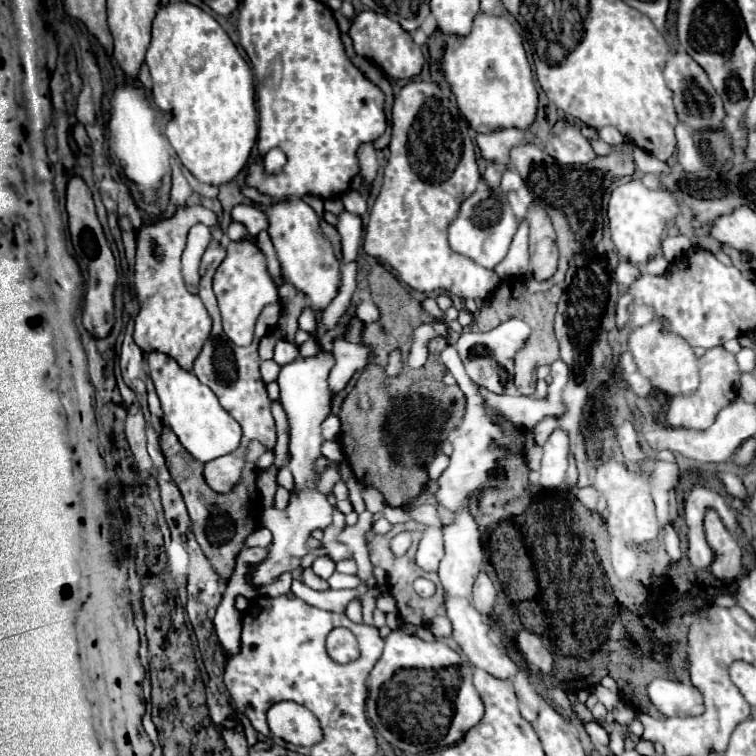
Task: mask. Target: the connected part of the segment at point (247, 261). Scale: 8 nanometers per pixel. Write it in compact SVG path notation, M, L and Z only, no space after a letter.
M251 241L227 243L227 257L215 271L213 291L217 295L217 303L223 317L223 331L235 345L249 345L253 341L253 327L261 313L261 309L269 303L277 303L277 285L269 277L265 255Z

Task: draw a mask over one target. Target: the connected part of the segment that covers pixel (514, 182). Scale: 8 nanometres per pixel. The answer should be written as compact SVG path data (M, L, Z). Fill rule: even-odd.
M507 169L507 171L503 173L501 189L503 189L505 193L507 193L507 191L517 191L521 185L523 185L523 181L521 181L521 175L519 175L517 171L513 171L513 169Z

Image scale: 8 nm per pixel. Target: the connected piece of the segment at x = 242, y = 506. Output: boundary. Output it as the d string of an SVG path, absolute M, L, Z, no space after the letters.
M163 425L161 429L161 437L159 437L159 447L165 455L169 473L175 481L175 485L179 487L183 501L187 505L191 523L193 523L193 533L197 537L197 543L201 545L203 553L207 555L207 559L211 561L211 565L215 567L215 571L227 579L235 567L235 555L239 553L239 549L243 547L245 539L257 529L257 519L255 519L255 477L257 477L257 459L265 453L265 447L259 441L253 441L247 449L247 469L243 479L239 481L239 485L227 493L215 493L203 479L203 463L197 461L175 437L175 433L171 431L169 425Z

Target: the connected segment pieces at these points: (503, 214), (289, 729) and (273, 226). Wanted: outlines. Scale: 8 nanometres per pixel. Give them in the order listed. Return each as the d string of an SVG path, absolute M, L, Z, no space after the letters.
M477 189L463 205L457 219L449 227L449 245L453 251L475 259L479 265L487 269L495 269L509 251L511 239L517 231L517 217L511 211L511 205L503 197L503 193L495 189Z
M279 701L267 711L267 723L275 737L298 746L311 746L323 737L315 715L293 701Z
M287 197L285 201L273 203L265 209L269 219L269 237L275 245L277 259L283 269L283 277L287 283L295 285L311 299L311 307L323 311L329 301L337 293L339 283L339 261L333 255L331 243L319 229L319 219L311 205L307 205L301 197Z

